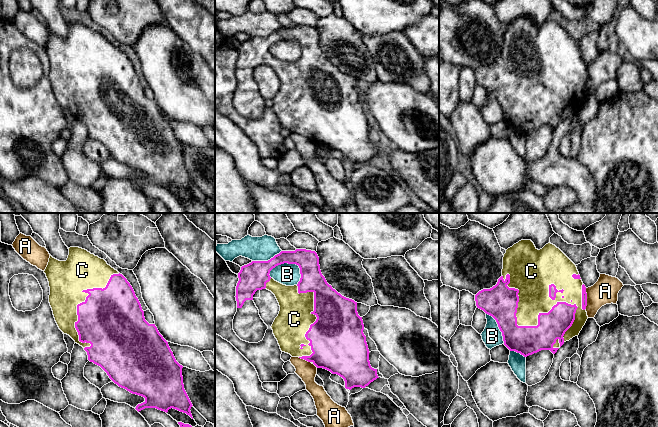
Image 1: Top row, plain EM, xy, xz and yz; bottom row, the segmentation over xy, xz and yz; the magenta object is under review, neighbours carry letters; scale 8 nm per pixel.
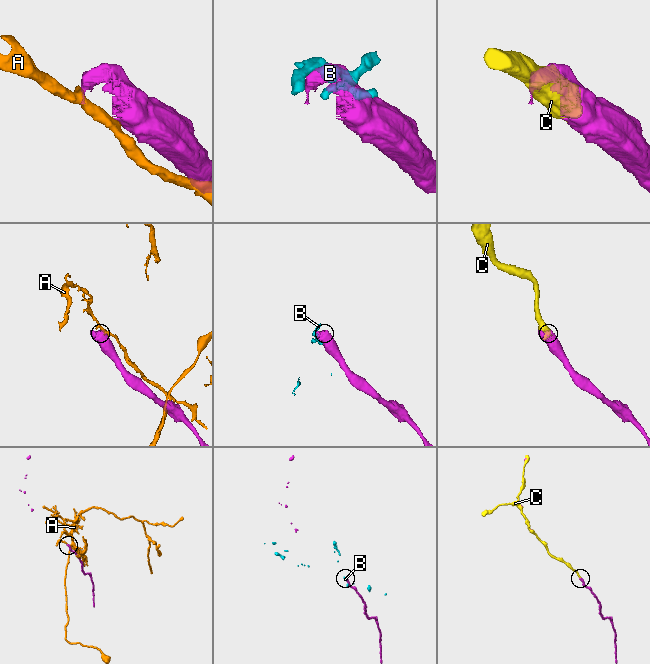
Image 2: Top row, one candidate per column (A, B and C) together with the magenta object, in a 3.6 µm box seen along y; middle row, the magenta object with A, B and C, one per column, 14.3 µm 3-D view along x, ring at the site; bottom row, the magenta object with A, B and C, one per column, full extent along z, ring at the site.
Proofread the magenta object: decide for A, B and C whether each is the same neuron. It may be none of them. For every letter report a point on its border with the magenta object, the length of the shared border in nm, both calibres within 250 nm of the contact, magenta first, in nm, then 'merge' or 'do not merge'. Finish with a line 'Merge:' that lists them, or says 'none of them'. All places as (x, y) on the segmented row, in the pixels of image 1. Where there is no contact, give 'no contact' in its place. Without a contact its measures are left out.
A: contact yz (586, 298); length 170 nm; calibres 50 and 200 nm; do not merge
B: contact xz (288, 263); length 280 nm; calibres 190 and 180 nm; do not merge
C: contact yz (535, 326); length 750 nm; calibres 240 and 240 nm; merge
Merge: C

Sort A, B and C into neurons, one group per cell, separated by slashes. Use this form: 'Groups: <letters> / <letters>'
Groups: A / B / C

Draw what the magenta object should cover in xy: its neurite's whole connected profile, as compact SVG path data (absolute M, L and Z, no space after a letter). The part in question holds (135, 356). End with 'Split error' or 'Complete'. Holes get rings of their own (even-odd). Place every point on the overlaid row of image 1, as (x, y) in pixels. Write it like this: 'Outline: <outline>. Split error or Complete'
Outline: M79 247L68 249L66 261L59 261L50 255L44 271L50 287L49 303L59 329L82 346L88 360L100 366L115 384L145 398L143 403L136 406L138 412L145 408L156 408L167 413L173 408L193 419L190 411L193 405L183 384L183 366L176 361L168 342L155 324L145 320L144 311L130 283L104 259Z. Split error

